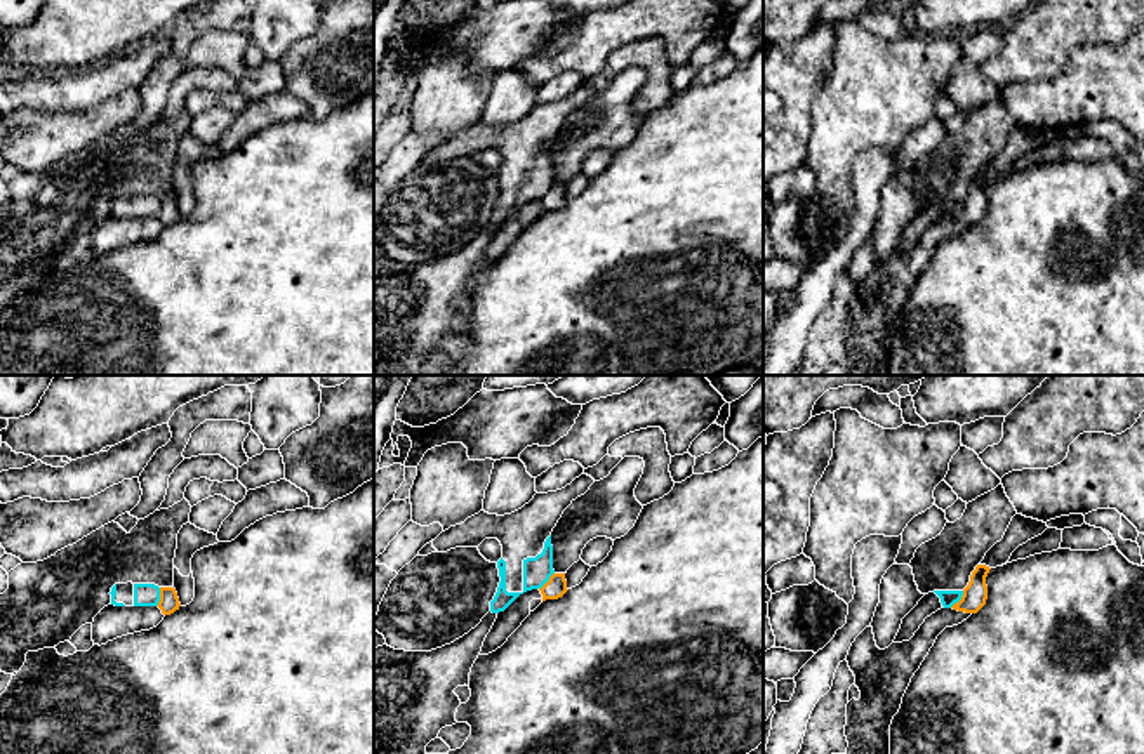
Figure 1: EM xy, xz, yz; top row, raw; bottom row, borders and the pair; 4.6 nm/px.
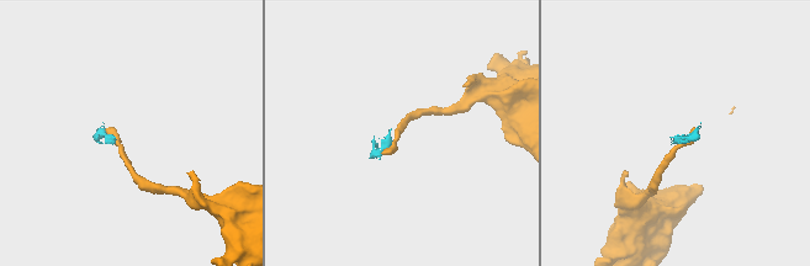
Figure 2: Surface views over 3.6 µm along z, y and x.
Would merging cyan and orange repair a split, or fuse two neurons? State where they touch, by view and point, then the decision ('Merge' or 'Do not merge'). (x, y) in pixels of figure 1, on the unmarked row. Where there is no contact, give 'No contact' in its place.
Touches cyan at xy (159, 207). Do not merge

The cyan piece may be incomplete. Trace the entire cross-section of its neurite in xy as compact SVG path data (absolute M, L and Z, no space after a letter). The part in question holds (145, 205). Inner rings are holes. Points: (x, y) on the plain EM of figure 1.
M115 195L110 205L115 217L156 217L160 212L160 198L155 195Z

